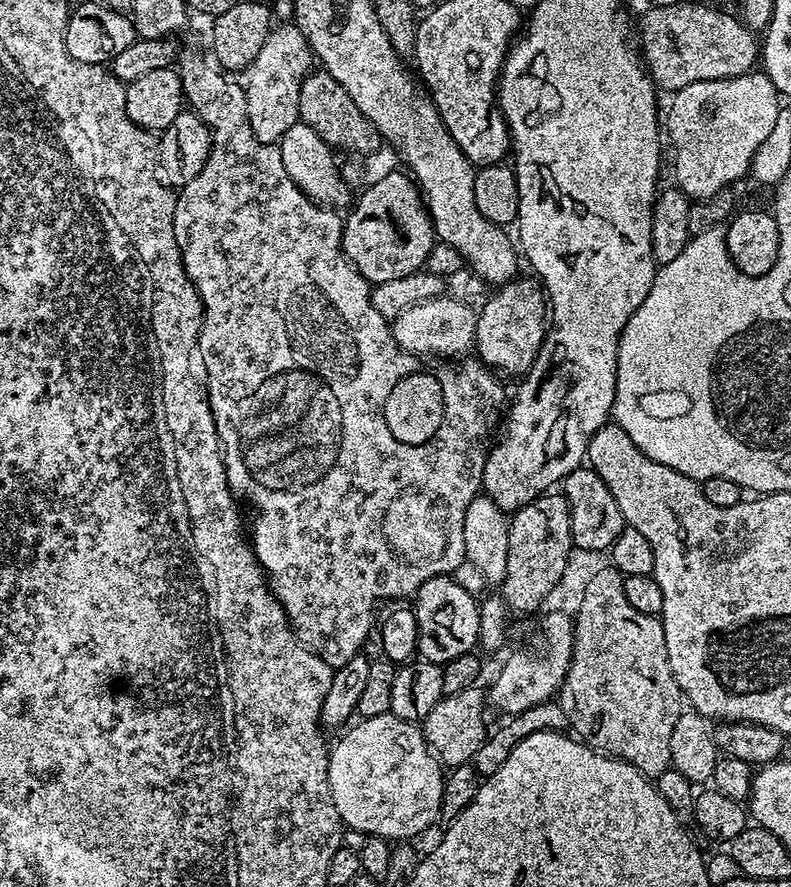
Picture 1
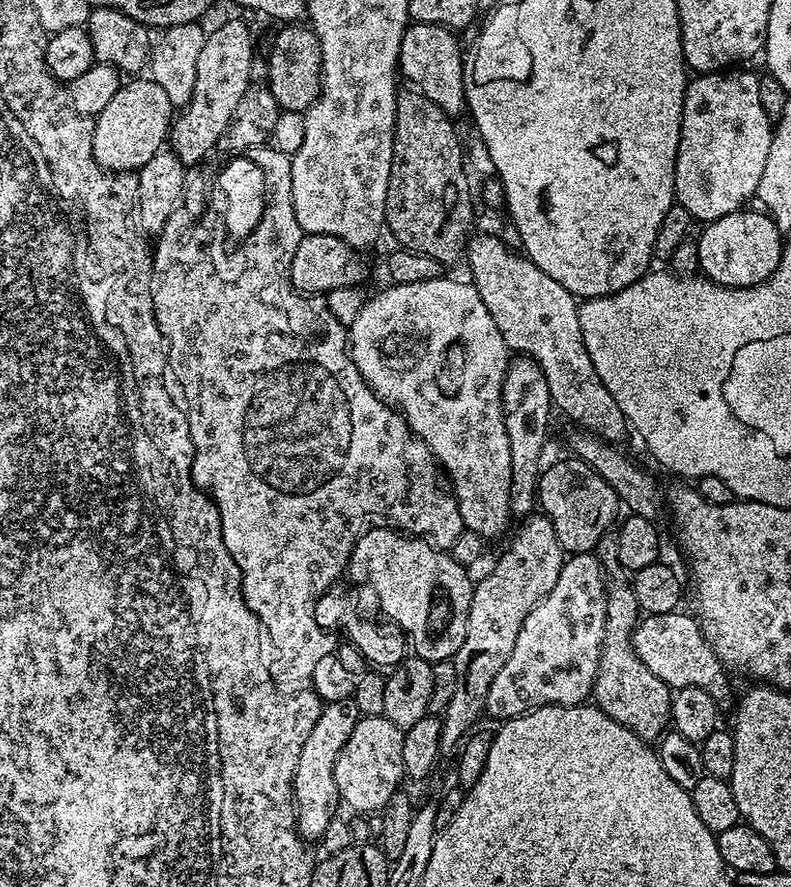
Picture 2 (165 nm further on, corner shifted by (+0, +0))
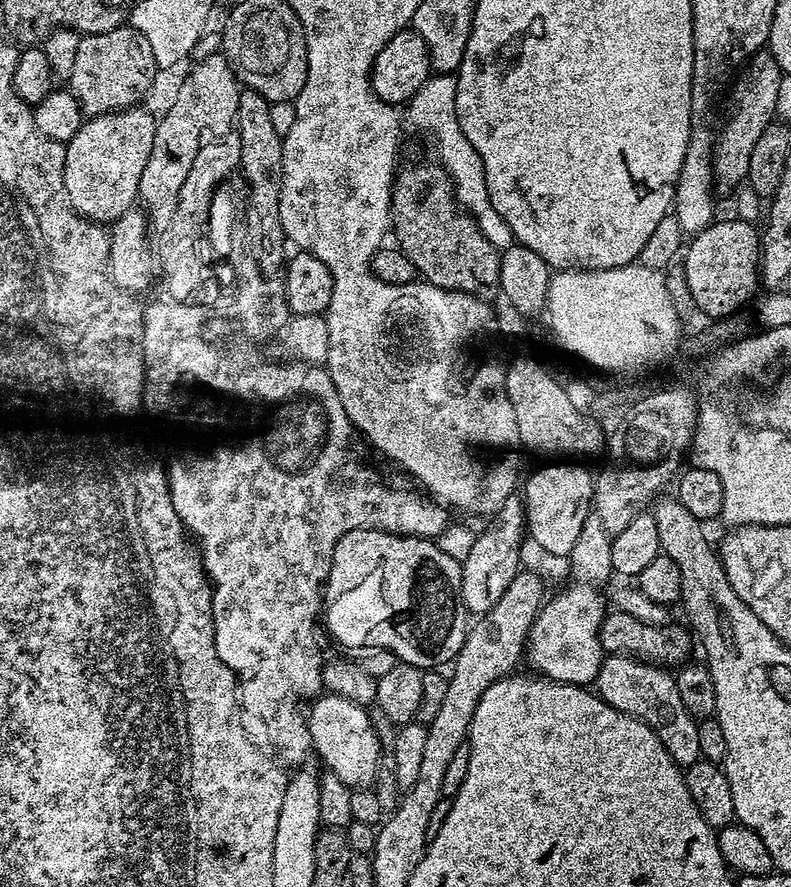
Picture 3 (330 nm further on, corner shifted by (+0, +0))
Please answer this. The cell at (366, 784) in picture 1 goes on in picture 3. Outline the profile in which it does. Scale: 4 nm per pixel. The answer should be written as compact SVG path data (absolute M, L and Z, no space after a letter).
M331 694L321 695L311 701L310 707L306 712L306 732L312 738L312 746L315 755L320 755L320 760L325 765L327 771L338 774L338 778L353 790L363 789L371 785L376 779L376 772L380 769L380 736L372 729L372 720L367 716L365 709L361 705L350 702L341 696Z

